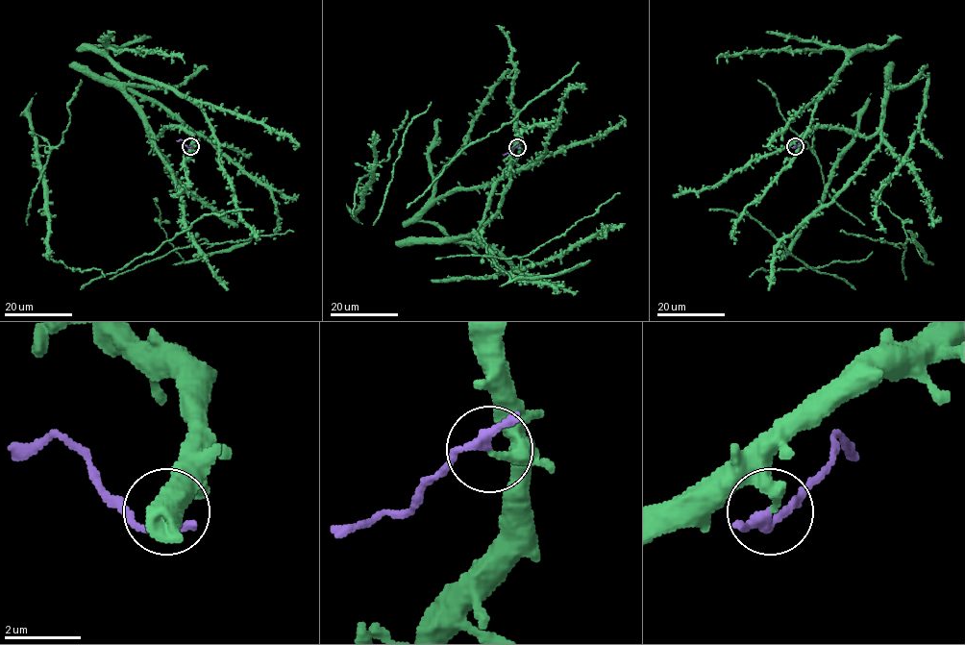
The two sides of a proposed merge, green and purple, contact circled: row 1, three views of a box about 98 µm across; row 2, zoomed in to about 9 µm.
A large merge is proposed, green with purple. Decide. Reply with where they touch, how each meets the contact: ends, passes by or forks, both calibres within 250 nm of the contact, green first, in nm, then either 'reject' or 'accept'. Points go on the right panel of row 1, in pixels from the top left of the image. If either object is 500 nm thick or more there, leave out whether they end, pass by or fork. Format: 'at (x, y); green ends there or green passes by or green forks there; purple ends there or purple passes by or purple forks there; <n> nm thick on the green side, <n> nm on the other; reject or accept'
at (795, 146); green ends there; purple passes by; 240 nm thick on the green side, 200 nm on the other; reject

